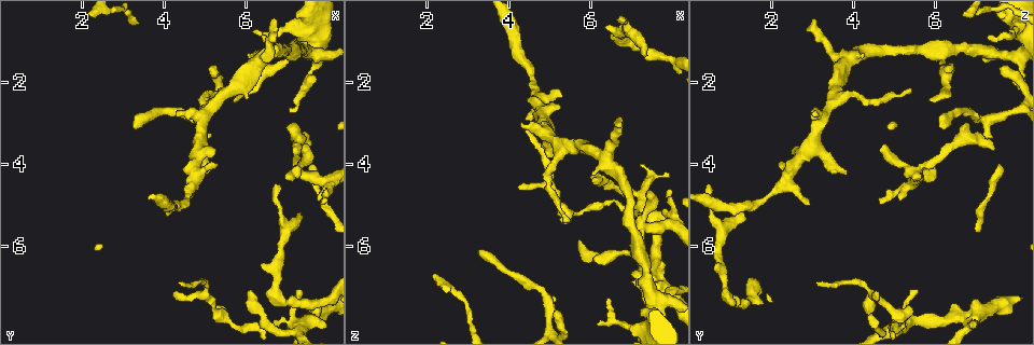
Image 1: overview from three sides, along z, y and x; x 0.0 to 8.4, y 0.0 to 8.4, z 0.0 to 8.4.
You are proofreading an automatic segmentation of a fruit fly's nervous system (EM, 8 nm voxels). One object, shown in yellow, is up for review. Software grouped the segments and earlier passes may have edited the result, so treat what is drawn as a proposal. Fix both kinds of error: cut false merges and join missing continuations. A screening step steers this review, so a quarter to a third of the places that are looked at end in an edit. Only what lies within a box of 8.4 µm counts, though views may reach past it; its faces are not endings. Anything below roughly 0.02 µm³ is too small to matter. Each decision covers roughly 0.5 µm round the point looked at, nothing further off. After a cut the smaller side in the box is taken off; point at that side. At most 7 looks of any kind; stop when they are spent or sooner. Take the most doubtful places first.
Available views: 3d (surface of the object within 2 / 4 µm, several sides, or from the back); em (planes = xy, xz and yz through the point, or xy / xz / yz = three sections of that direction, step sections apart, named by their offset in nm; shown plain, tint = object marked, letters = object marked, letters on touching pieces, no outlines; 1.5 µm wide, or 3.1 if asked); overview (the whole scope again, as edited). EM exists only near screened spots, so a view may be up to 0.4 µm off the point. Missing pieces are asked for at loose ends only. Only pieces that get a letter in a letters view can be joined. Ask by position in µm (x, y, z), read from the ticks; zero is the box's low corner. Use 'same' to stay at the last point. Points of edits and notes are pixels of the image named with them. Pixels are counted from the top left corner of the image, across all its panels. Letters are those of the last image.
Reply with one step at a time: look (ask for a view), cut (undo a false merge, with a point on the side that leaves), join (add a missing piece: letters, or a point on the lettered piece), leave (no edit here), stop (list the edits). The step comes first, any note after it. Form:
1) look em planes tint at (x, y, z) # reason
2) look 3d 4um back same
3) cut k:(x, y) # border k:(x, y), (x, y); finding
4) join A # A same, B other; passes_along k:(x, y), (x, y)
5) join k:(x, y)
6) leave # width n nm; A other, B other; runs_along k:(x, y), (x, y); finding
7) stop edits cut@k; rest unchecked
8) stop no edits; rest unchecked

look 3d 2um at (7.30, 5.35, 1.40) # branch stops here

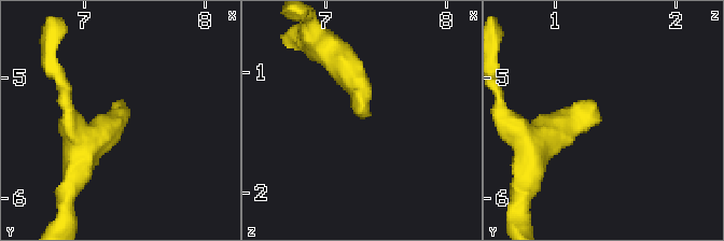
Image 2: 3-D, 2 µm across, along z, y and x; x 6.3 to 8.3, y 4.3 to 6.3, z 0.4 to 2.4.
look em yz step 4 letters at (7.30, 5.34, 1.36)

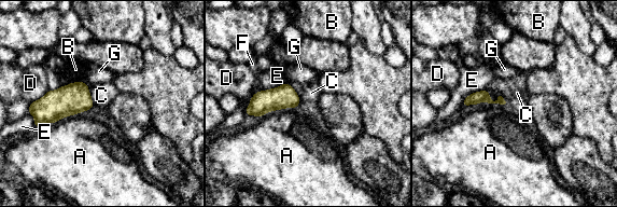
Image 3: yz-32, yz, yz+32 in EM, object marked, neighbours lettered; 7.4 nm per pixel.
look em planes letters same # cut it another way

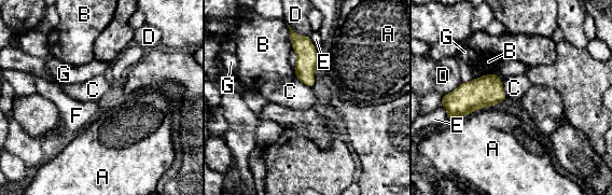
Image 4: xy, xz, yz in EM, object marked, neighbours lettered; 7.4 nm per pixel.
leave # A other, B other, C other, D other, E other, F other, G other; border 4:(501, 80), (506, 98); none of them fits

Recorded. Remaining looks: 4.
look 3d 2um at (7.75, 7.70, 6.95) # side arm on a straight run

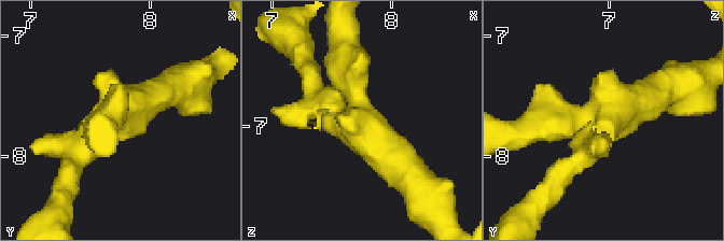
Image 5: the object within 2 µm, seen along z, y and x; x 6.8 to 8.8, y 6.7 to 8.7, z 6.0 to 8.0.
look em planes letters at (7.72, 7.66, 6.98) # arms 3; arm_widths 190, 260, 360 nm; need the tissue

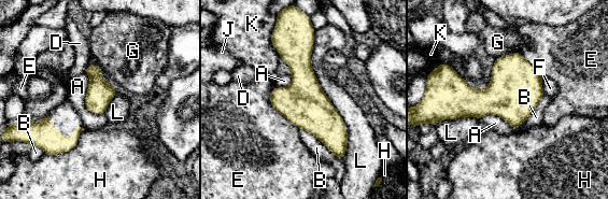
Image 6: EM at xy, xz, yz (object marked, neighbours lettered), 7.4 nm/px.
leave # A other, B other, D other, E other, F other, G other, H other, J other, K other, L other; border 6:(314, 30), (341, 159); all the same neuron

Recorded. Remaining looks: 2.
stop no edits; rest unchecked

